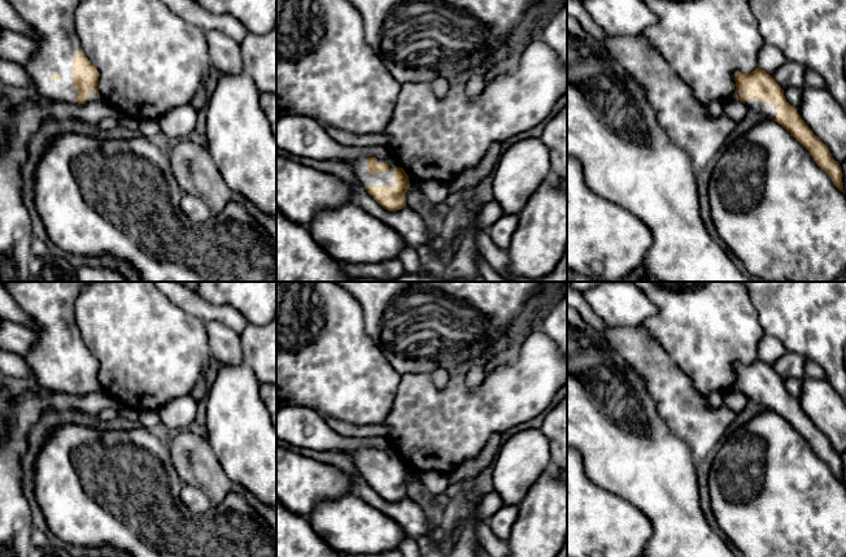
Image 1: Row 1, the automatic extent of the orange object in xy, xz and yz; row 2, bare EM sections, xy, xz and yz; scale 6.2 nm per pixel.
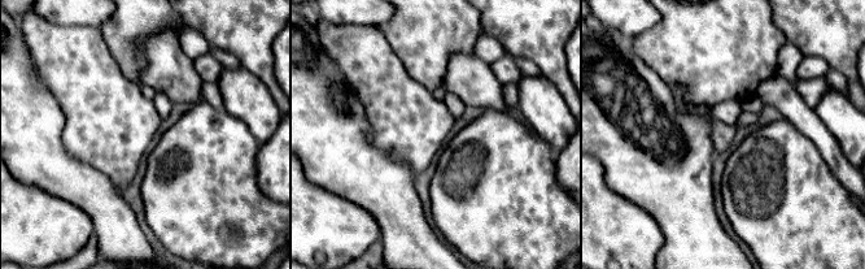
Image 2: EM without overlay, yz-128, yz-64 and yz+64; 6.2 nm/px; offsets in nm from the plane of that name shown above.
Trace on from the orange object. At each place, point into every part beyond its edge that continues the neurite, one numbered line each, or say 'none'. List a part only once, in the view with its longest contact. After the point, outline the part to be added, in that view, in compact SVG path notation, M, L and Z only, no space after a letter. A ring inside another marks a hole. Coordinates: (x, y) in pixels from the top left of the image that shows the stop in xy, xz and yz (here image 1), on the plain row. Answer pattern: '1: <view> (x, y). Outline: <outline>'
1: xy (51, 304). Outline: M5 282L6 292L18 306L26 312L38 325L36 340L30 352L23 357L30 379L42 388L54 392L75 393L79 387L73 379L73 348L82 341L74 317L75 300L80 291L92 282Z

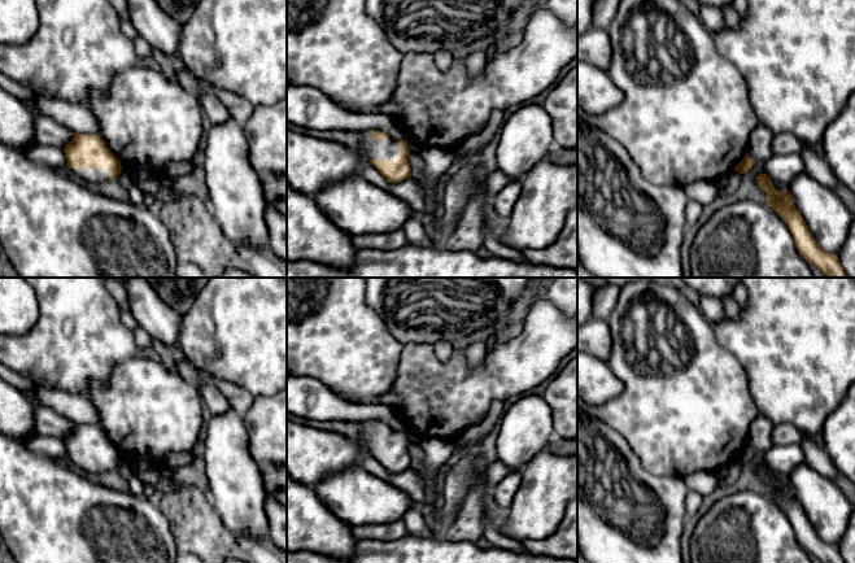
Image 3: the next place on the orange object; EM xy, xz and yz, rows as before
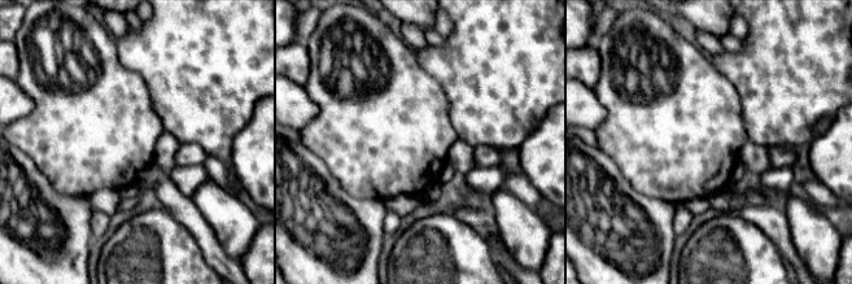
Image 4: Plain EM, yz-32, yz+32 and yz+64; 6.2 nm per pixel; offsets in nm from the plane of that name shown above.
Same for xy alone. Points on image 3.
1: xy (90, 466). Outline: M69 459L69 463L87 473L100 473L109 470L109 463L106 461Z

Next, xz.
1: xz (374, 440). Outline: M362 422L362 442L370 450L396 450L400 446L400 437L393 428L375 431L370 422Z

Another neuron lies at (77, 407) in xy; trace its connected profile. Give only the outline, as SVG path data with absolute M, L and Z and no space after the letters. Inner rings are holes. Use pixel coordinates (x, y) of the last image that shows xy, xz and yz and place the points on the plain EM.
M34 387L35 398L73 423L99 427L100 416L86 394L73 394L64 390Z

